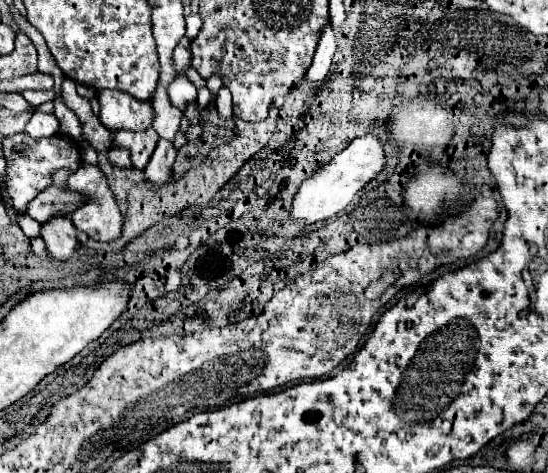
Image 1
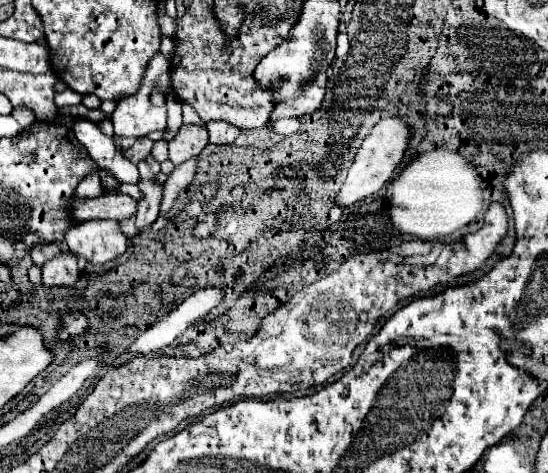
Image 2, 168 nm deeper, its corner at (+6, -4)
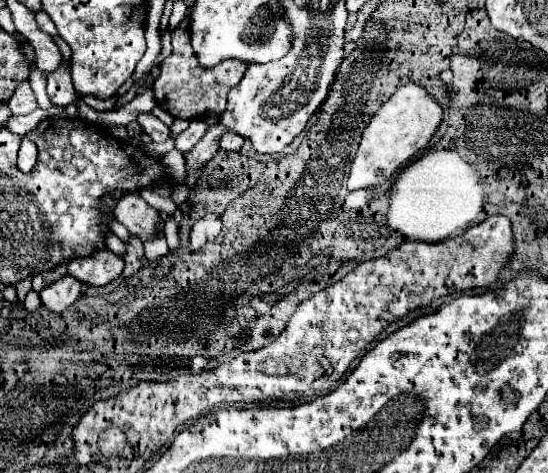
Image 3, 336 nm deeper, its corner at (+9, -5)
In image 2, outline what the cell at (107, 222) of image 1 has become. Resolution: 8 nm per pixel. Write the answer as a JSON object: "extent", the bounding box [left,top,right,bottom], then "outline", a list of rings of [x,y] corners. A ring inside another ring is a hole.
{"extent":[64,220,126,264],"outline":[[[86,220],[76,222],[64,236],[68,250],[76,256],[84,256],[92,264],[118,258],[126,252],[126,236],[120,224],[112,220]]]}

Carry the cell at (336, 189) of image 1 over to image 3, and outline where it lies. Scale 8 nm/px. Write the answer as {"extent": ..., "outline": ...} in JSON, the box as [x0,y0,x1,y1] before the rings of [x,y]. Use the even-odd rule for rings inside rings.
{"extent":[347,83,443,191],"outline":[[[407,83],[399,87],[391,95],[391,99],[373,115],[371,123],[363,131],[357,157],[351,165],[351,177],[347,181],[349,191],[373,189],[383,185],[417,151],[427,147],[441,121],[443,121],[443,107],[439,107],[439,101],[431,97],[421,83]]]}

